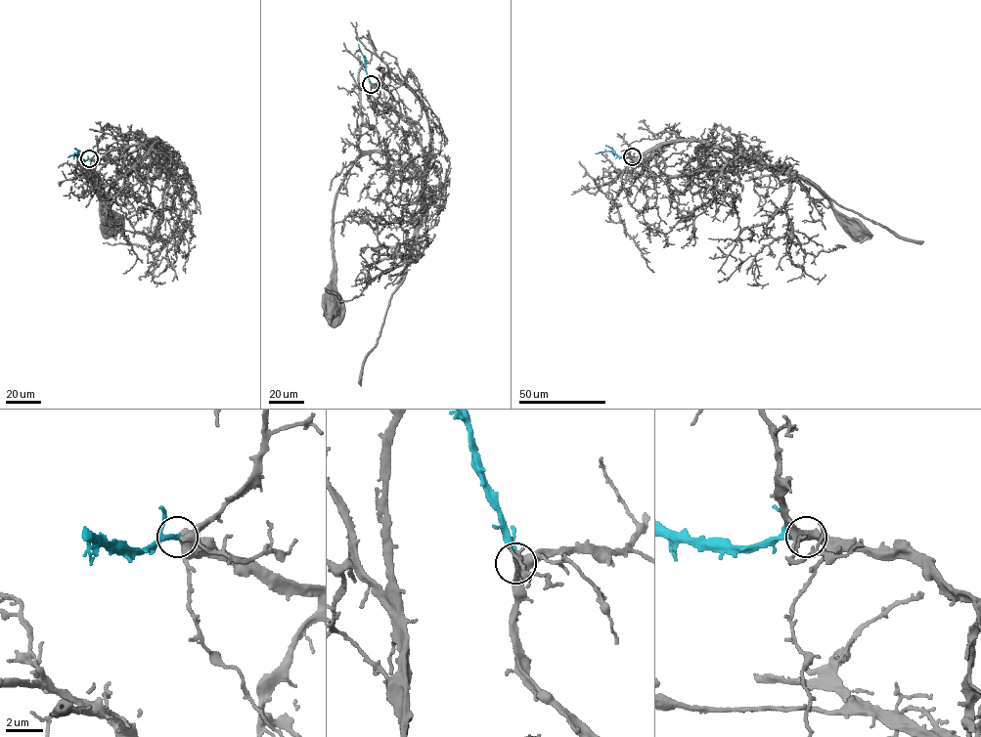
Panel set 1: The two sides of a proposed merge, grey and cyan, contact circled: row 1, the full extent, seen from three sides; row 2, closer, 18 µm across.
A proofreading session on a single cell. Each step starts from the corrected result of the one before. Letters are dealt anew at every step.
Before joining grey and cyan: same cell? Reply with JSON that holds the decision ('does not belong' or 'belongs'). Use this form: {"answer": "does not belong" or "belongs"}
{"answer": "belongs"}

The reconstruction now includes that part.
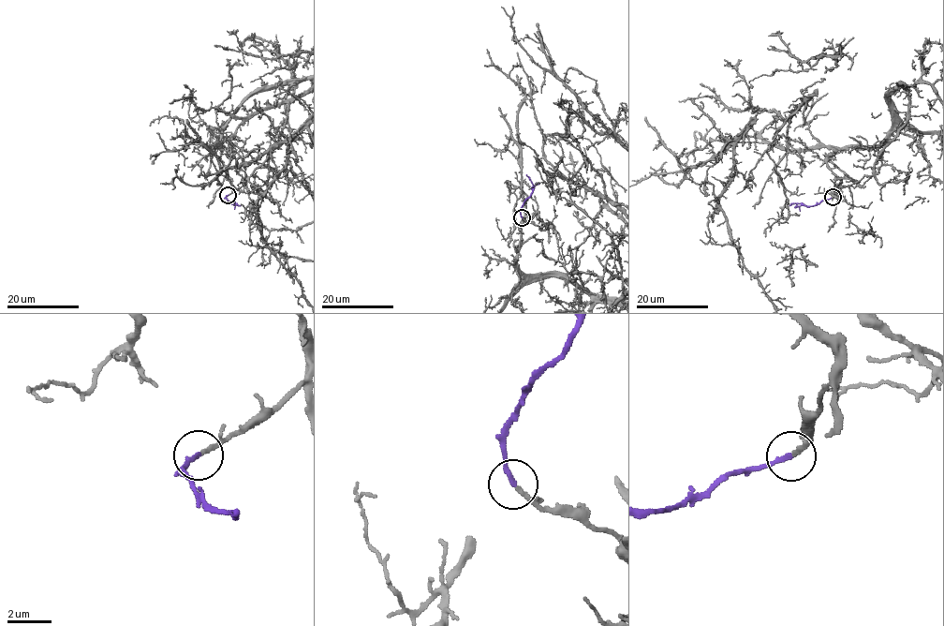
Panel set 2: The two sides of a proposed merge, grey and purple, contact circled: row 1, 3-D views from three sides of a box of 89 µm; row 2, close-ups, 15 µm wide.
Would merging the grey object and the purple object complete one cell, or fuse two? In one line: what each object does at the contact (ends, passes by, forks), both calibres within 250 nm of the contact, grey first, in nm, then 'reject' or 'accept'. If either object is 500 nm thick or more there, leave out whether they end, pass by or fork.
grey ends there; purple ends there; 200 nm thick on the grey side, 220 nm on the other; accept

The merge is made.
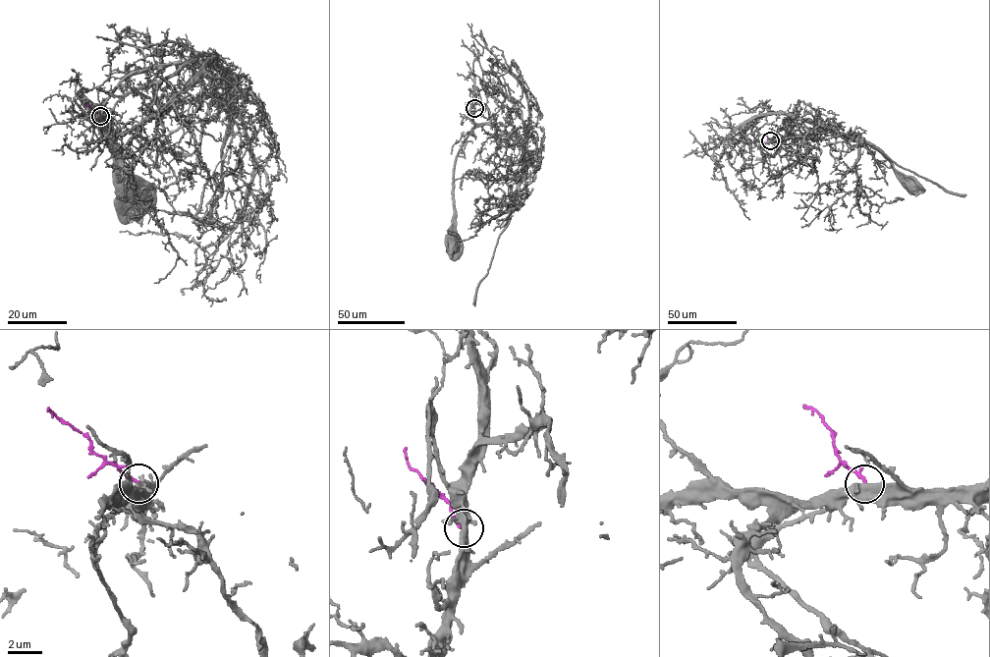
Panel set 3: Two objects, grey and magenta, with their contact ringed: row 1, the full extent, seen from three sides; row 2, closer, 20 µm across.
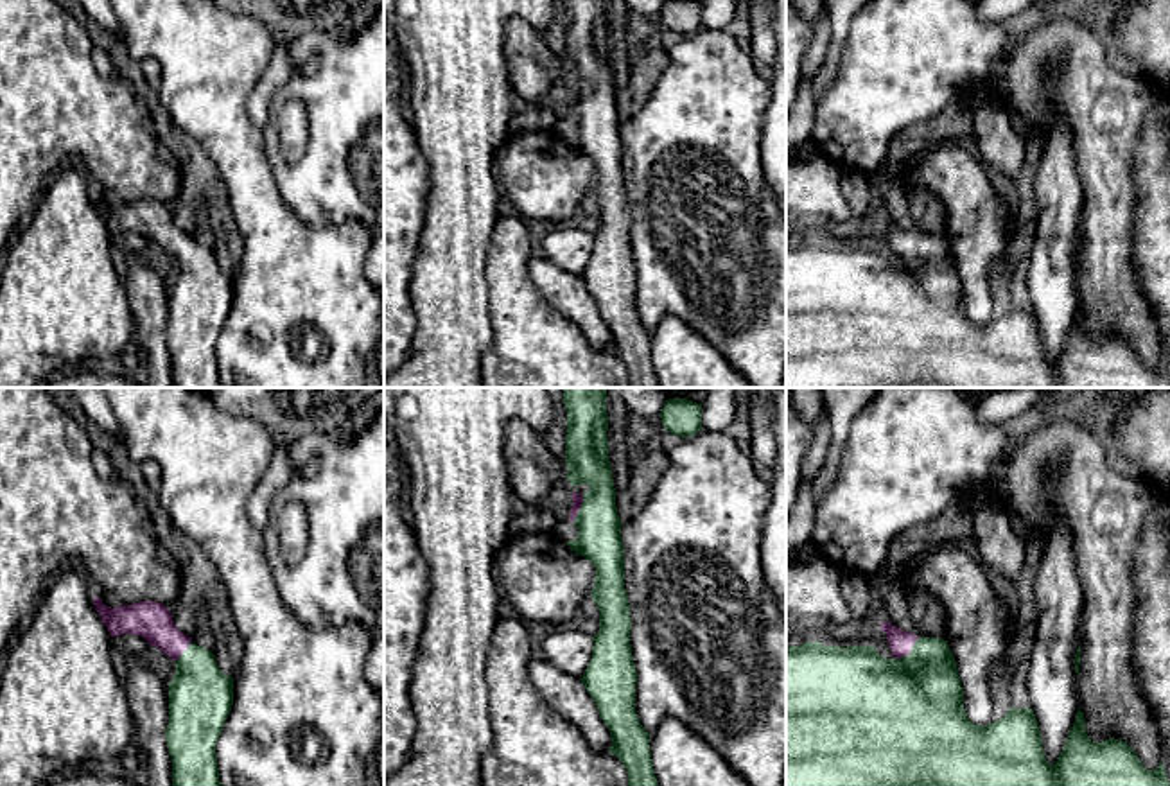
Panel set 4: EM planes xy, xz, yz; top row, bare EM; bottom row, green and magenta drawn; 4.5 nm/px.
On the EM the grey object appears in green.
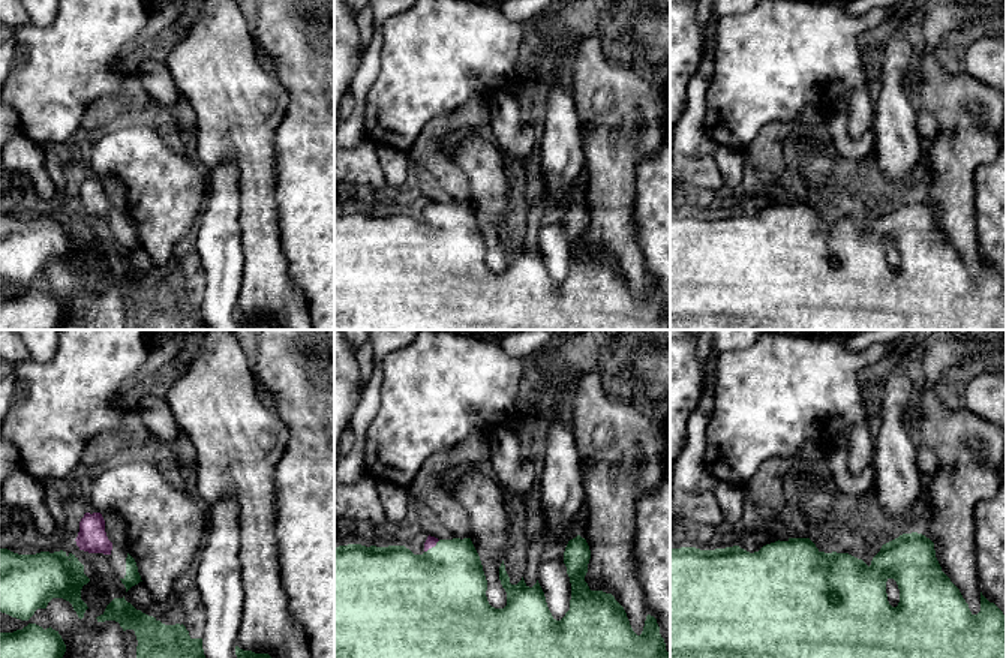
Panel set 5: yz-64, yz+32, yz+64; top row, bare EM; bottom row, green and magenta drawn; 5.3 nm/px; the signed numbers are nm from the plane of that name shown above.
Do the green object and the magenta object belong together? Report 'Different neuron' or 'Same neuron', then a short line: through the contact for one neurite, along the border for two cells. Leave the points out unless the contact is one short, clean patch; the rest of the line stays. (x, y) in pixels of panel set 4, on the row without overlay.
Same neuron. Line: yz (910, 307), (908, 252), (899, 239)

